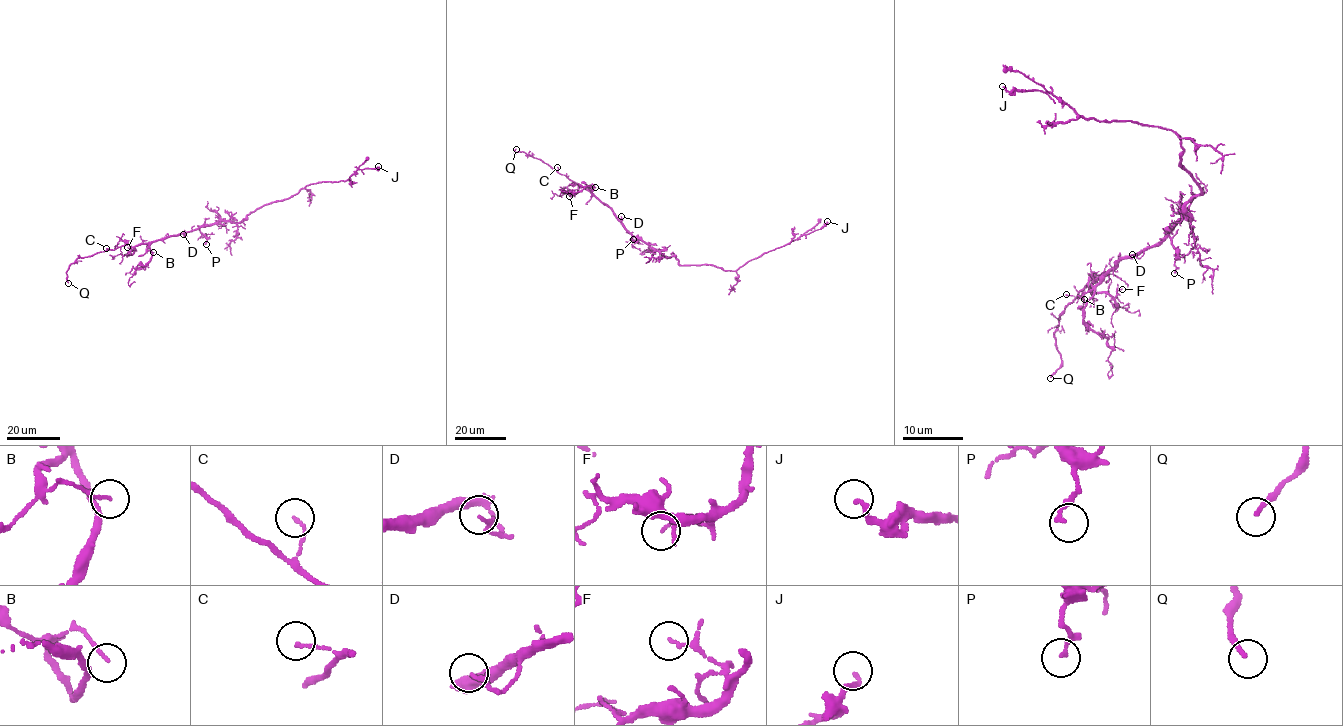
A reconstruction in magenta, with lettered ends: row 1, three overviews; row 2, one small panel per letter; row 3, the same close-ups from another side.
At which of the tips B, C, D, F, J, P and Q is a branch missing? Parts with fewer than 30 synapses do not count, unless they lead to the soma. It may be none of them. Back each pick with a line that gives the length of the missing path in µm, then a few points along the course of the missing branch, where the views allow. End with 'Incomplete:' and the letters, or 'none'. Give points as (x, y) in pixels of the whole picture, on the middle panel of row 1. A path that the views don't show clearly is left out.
Q: Missing length about 25 µm. Course of what is missing: (516, 149), (518, 146), (507, 140), (490, 142), (474, 158)
Incomplete: Q

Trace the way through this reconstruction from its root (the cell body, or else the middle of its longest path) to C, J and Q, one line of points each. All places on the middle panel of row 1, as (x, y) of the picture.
C: (659, 252), (637, 238), (611, 209), (589, 191), (560, 174), (557, 167)
J: (659, 252), (675, 257), (681, 265), (710, 264), (724, 270), (736, 270), (766, 252), (821, 229), (827, 221)
Q: (659, 252), (637, 238), (611, 209), (589, 191), (541, 160), (523, 151), (515, 153), (516, 149)

